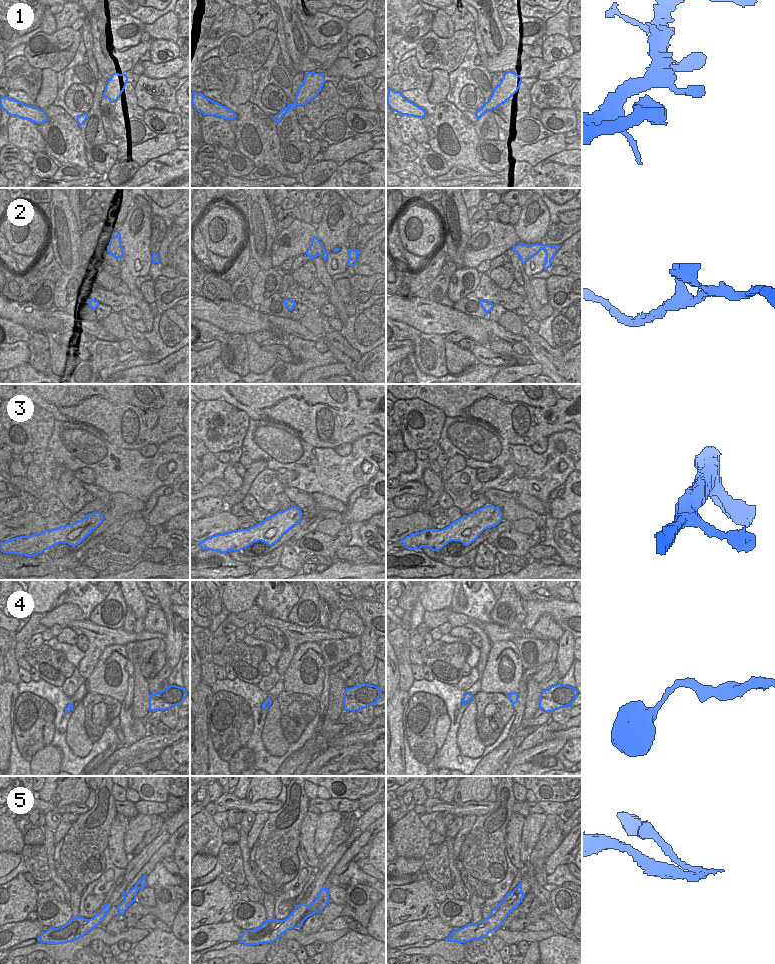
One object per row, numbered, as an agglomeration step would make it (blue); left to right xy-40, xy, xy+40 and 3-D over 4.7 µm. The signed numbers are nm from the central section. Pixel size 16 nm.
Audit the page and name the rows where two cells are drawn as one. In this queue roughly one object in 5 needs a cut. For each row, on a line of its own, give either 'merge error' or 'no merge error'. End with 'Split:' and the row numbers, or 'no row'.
1: no merge error
2: no merge error
3: no merge error
4: no merge error
5: merge error
Split: 5

